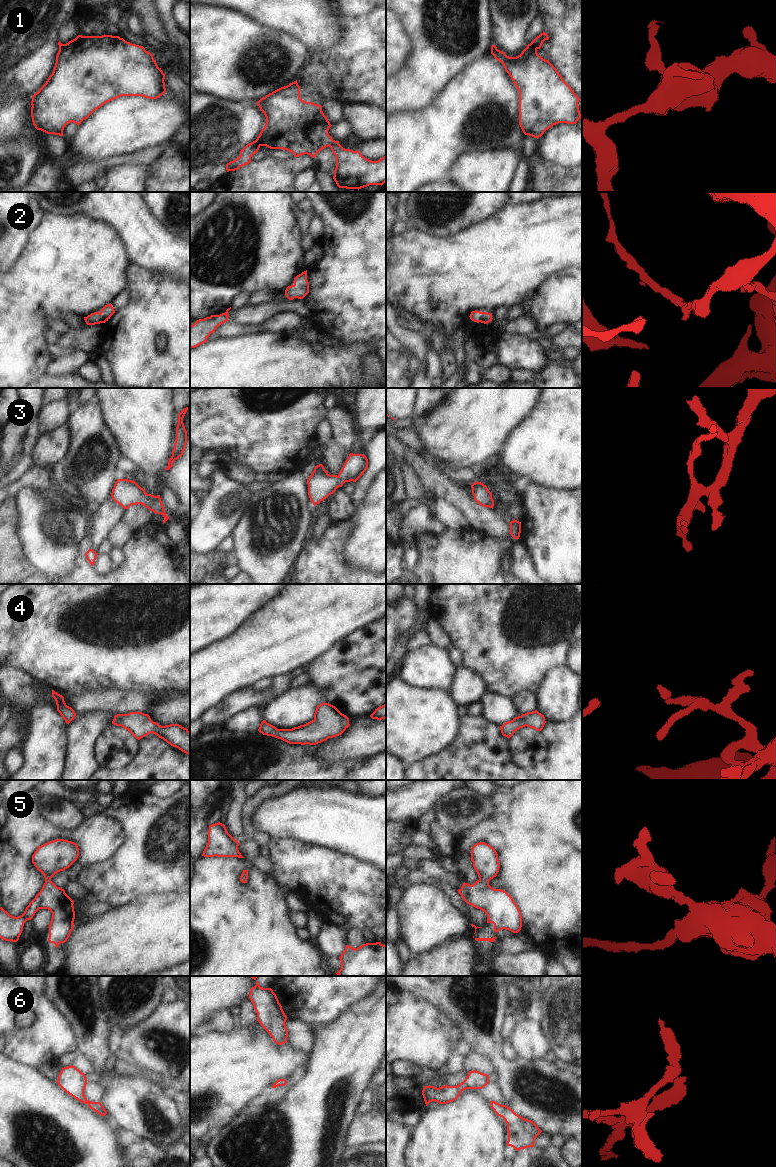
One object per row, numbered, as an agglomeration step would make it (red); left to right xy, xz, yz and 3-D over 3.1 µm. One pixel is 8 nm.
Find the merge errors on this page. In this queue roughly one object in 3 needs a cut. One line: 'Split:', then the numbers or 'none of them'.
Split: 1.

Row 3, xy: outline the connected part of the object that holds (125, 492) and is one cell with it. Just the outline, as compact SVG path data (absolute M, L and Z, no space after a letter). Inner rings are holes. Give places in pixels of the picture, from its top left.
M128 478L117 479L111 497L124 509L128 509L131 505L141 504L155 514L161 514L164 517L163 523L169 519L169 516L165 513L160 495L147 494L134 480L131 481Z

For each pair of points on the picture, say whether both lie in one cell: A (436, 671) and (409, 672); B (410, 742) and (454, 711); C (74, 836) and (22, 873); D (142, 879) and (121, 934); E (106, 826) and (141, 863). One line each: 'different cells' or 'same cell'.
A: same cell
B: same cell
C: same cell
D: different cells
E: different cells

